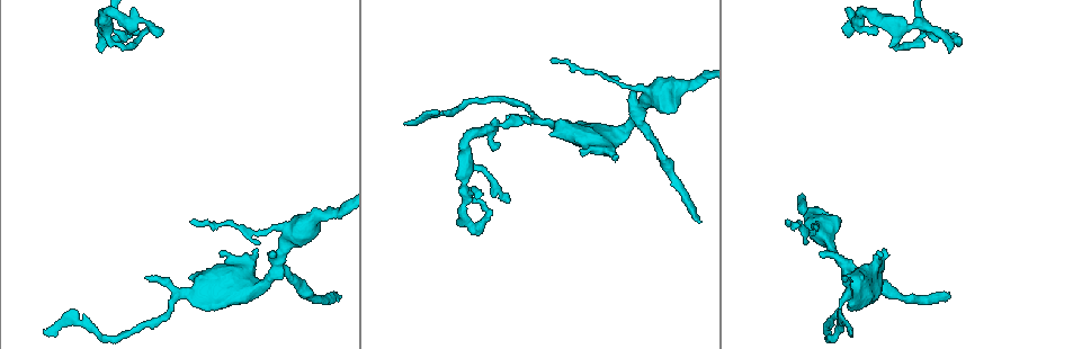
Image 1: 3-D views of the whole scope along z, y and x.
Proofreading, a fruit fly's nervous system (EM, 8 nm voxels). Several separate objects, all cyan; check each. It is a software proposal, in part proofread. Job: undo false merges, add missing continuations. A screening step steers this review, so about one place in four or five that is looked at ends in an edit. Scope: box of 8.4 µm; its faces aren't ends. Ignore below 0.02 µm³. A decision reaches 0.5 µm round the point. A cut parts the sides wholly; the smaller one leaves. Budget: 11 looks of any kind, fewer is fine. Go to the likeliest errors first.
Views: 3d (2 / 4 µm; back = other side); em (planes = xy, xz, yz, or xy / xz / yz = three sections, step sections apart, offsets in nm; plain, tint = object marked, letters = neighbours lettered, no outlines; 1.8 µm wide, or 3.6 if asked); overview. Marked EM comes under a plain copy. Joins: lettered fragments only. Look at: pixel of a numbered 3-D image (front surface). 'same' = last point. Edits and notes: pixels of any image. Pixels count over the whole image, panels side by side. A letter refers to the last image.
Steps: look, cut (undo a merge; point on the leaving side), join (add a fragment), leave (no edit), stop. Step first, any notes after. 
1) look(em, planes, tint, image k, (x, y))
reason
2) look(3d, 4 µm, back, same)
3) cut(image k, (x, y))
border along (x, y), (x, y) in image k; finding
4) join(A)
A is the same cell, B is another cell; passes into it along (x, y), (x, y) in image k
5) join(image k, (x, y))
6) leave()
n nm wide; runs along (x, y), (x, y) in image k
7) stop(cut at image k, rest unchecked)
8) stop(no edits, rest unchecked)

look(3d, 2 µm, image 1, (874, 29))

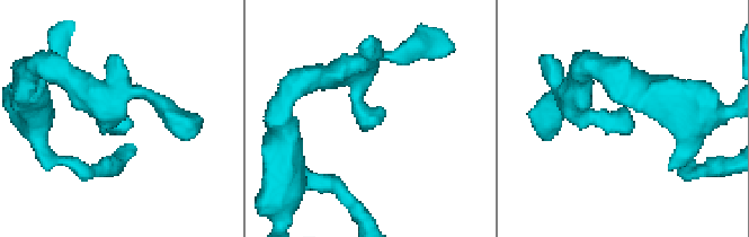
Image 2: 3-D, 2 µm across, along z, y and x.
look(em, xy, step 4, letters, image 2, (622, 117))

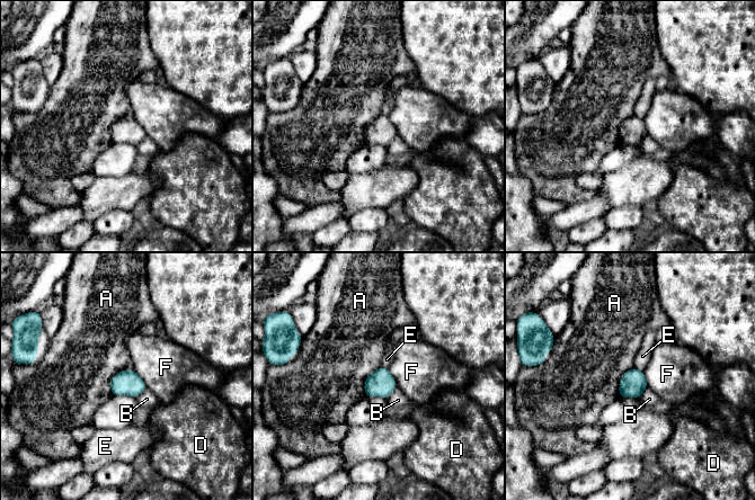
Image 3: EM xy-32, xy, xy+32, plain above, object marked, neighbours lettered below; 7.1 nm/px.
look(em, planes, letters, same)
cut it another way

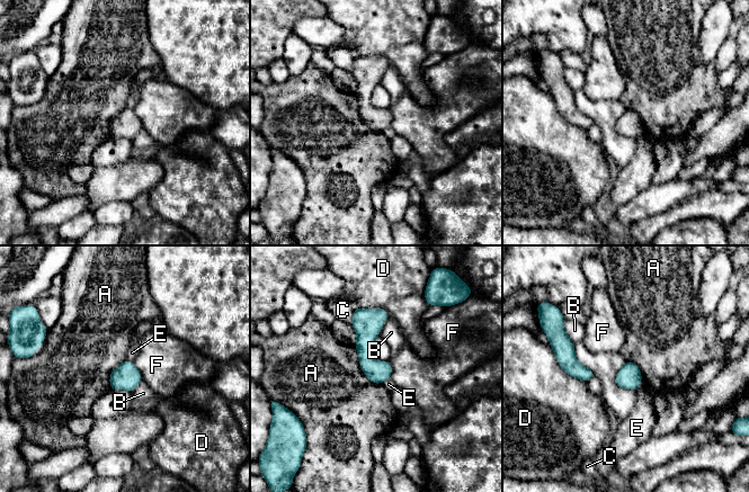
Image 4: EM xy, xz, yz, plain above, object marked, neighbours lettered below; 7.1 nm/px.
leave()
A, B, C, D, E and F are other cells; border along (353, 345), (364, 375), (381, 384) in image 4; none of them fits

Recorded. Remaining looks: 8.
look(em, planes, letters, image 1, (101, 37))

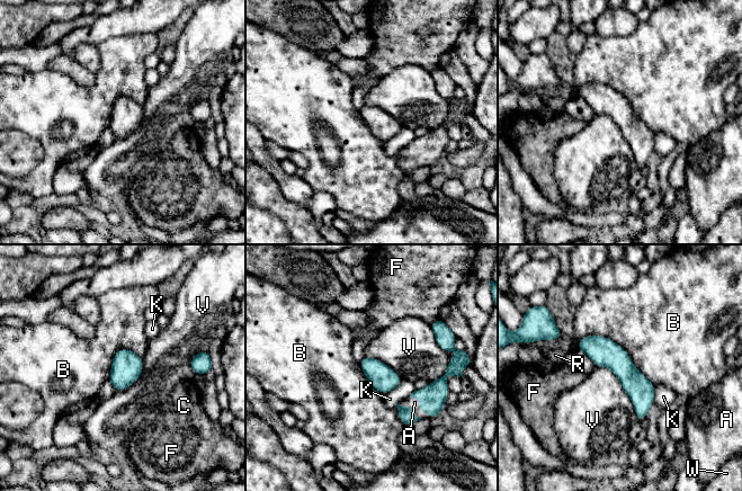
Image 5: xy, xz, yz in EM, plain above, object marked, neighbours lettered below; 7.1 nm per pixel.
join(A)
180 nm wide; A is the same cell, B, C, F, K, R, V and W are other cells; passes into it along (432, 396), (420, 405), (414, 402) in image 5; the cell continues

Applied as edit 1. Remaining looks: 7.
look(em, xz, step 4, tint, image 1, (697, 221))

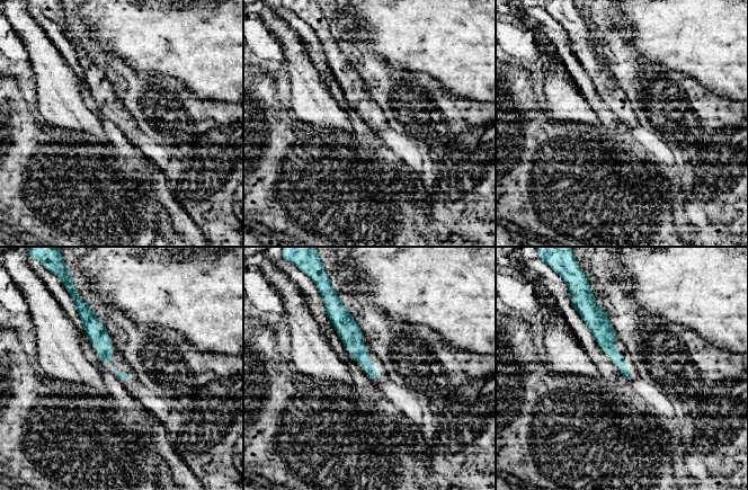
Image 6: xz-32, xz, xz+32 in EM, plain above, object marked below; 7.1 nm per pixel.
look(em, planes, letters, same)
another direction

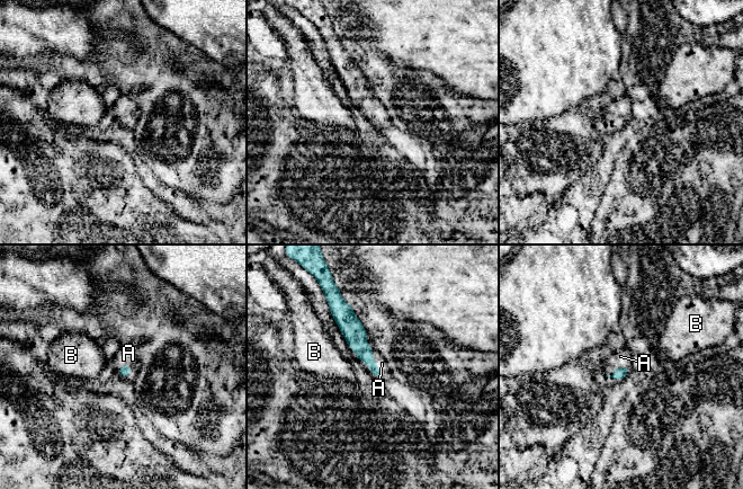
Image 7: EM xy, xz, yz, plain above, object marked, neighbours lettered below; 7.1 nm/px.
join(A)
A is the same cell, B is another cell; passes into it along (355, 334), (370, 357), (382, 363) in image 7; it goes on there

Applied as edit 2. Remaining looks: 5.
look(em, planes, letters, image 1, (850, 334))
tapers out

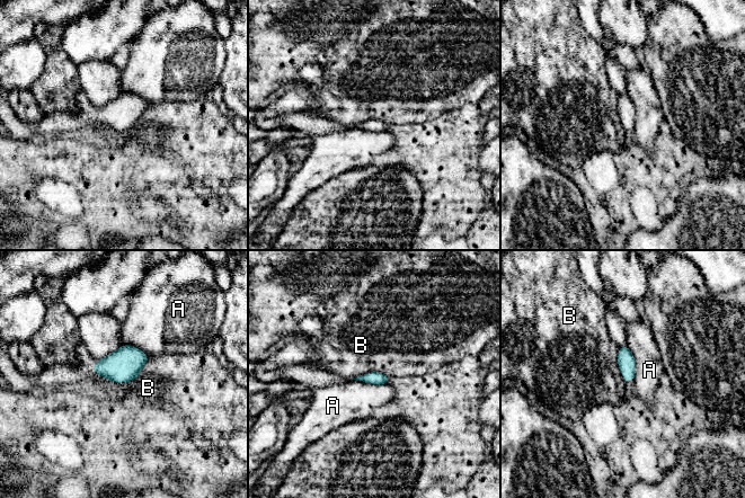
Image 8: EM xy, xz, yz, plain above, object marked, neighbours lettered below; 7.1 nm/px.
leave()
100 nm wide; A and B are other cells; border along (357, 375), (381, 372), (391, 378) in image 8; none of them fits

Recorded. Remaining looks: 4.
look(em, planes, letters, image 1, (508, 116))
free end

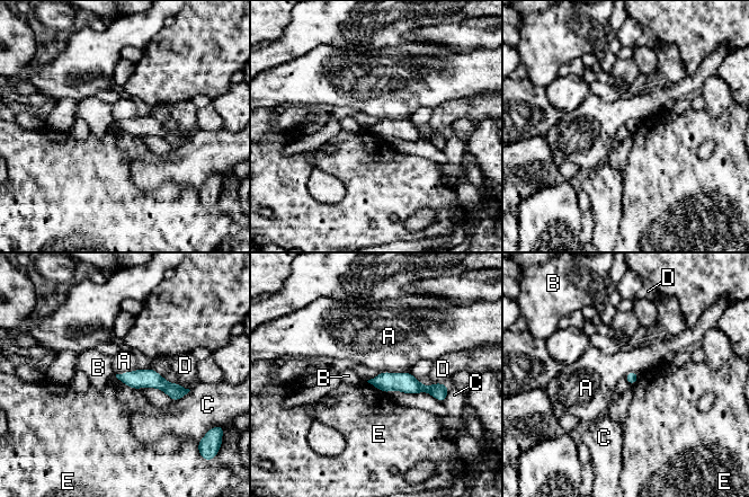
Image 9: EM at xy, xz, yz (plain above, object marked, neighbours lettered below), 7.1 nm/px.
leave()
A, B, C, D and E are other cells; runs along (373, 381), (400, 381), (443, 391) in image 9; no lettered fragment goes on from it

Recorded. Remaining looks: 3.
stop(join at image 5, join at image 7, rest unchecked)

